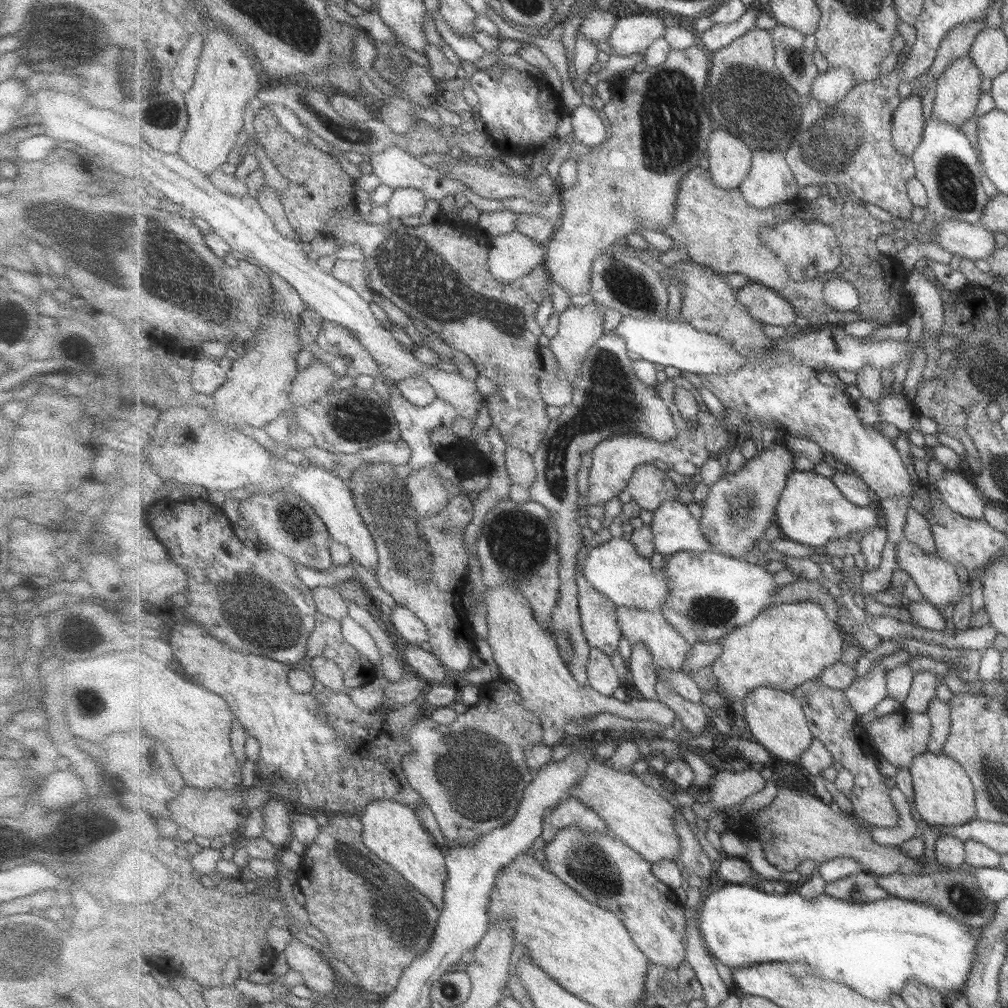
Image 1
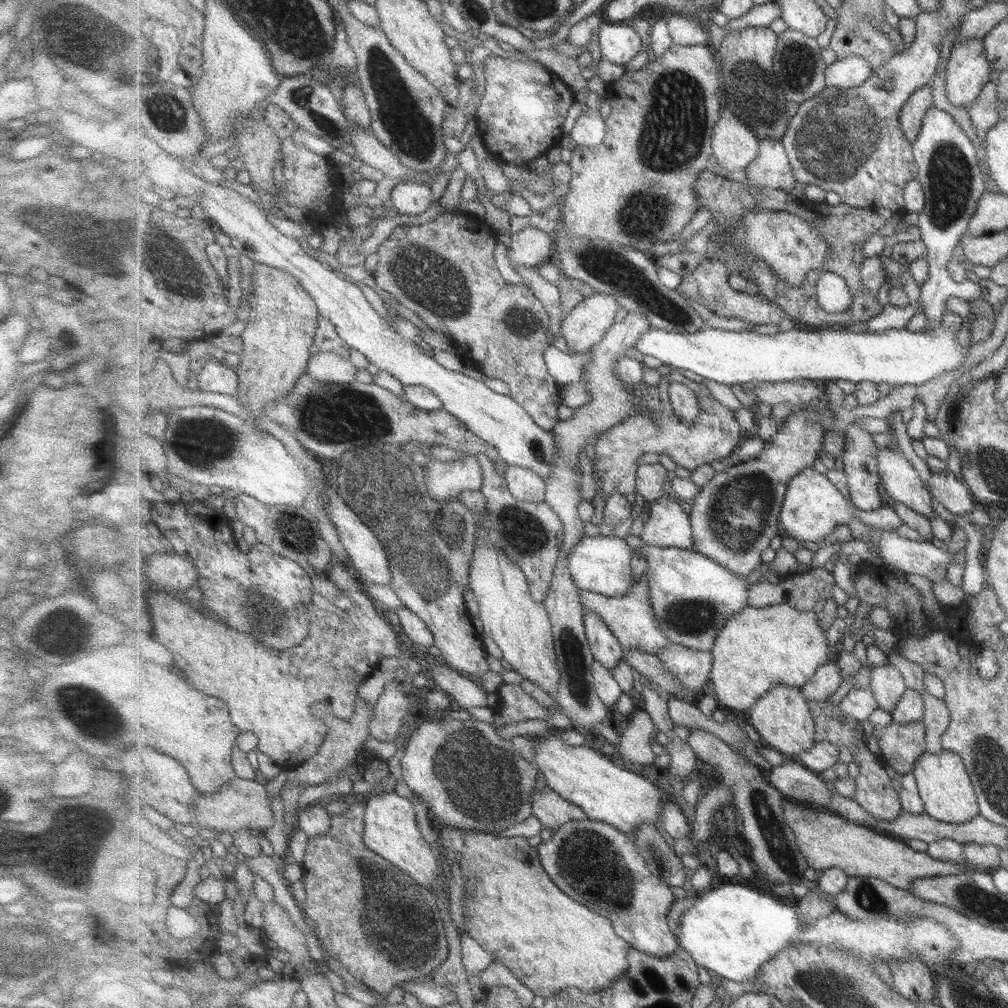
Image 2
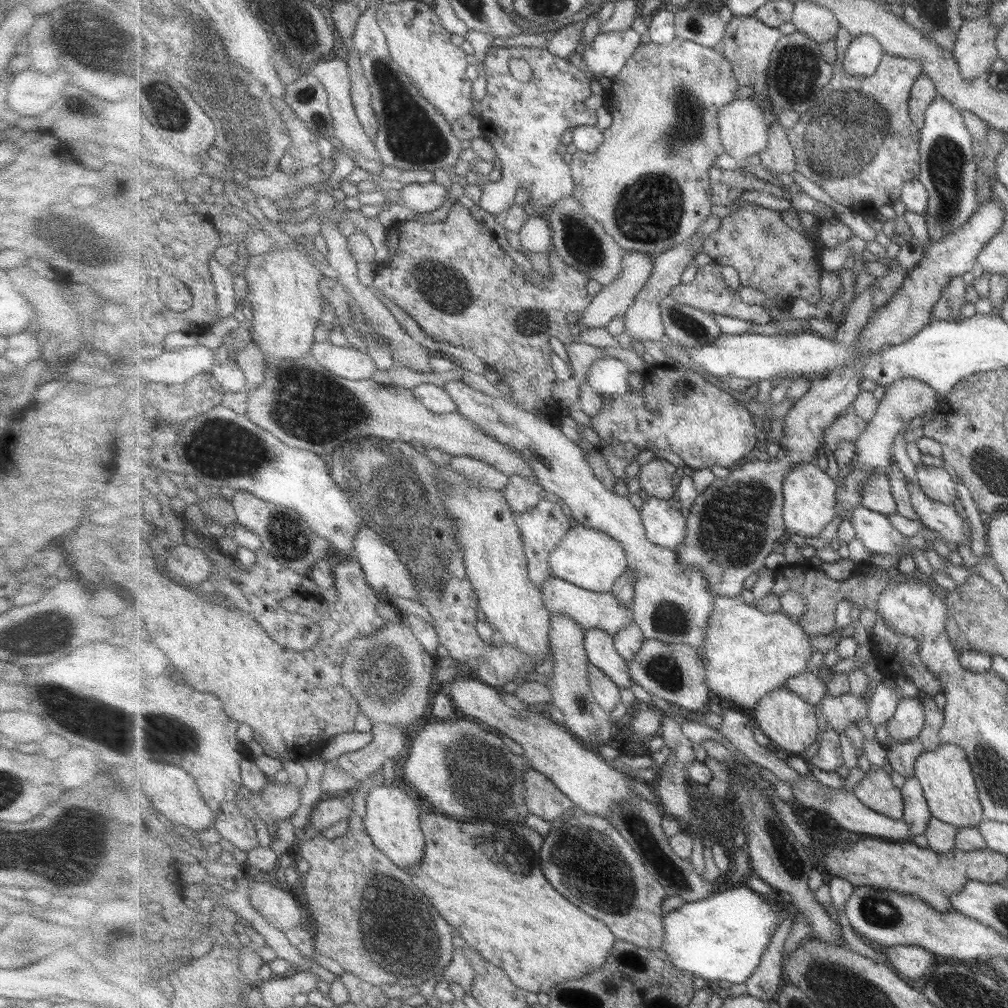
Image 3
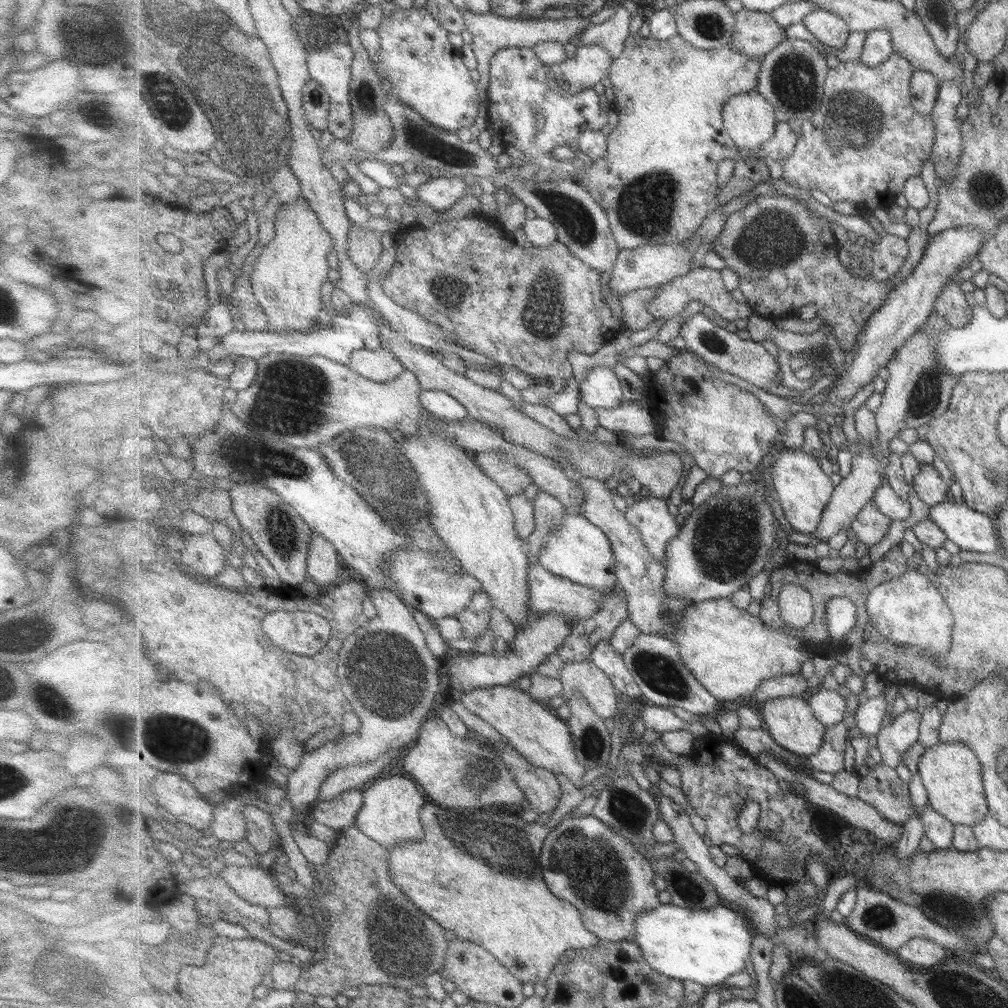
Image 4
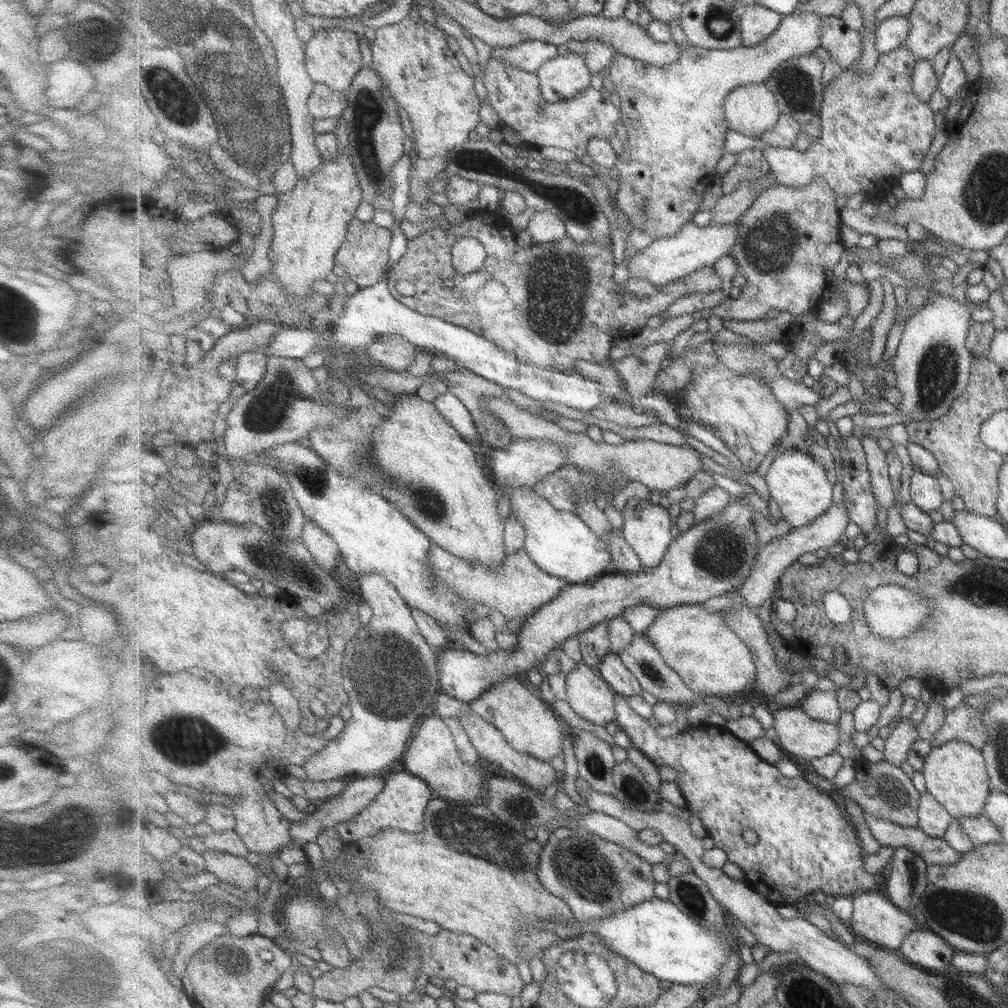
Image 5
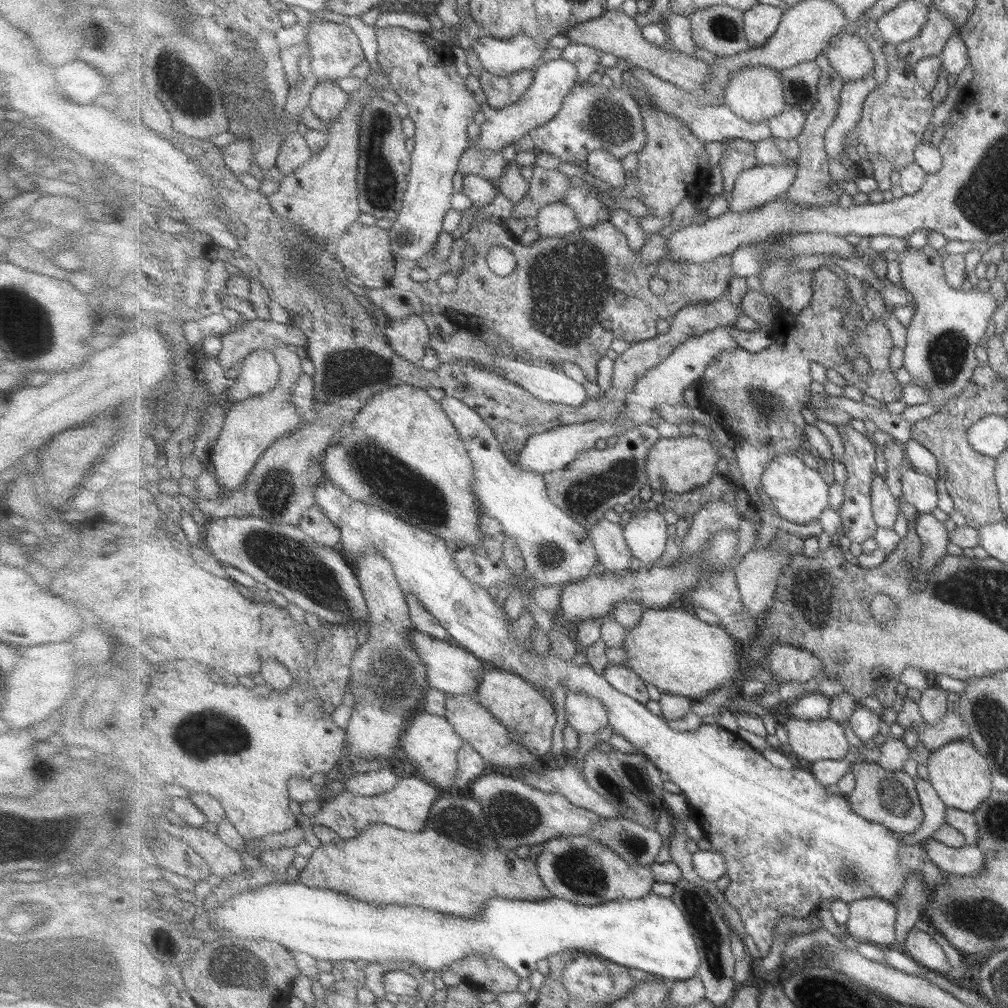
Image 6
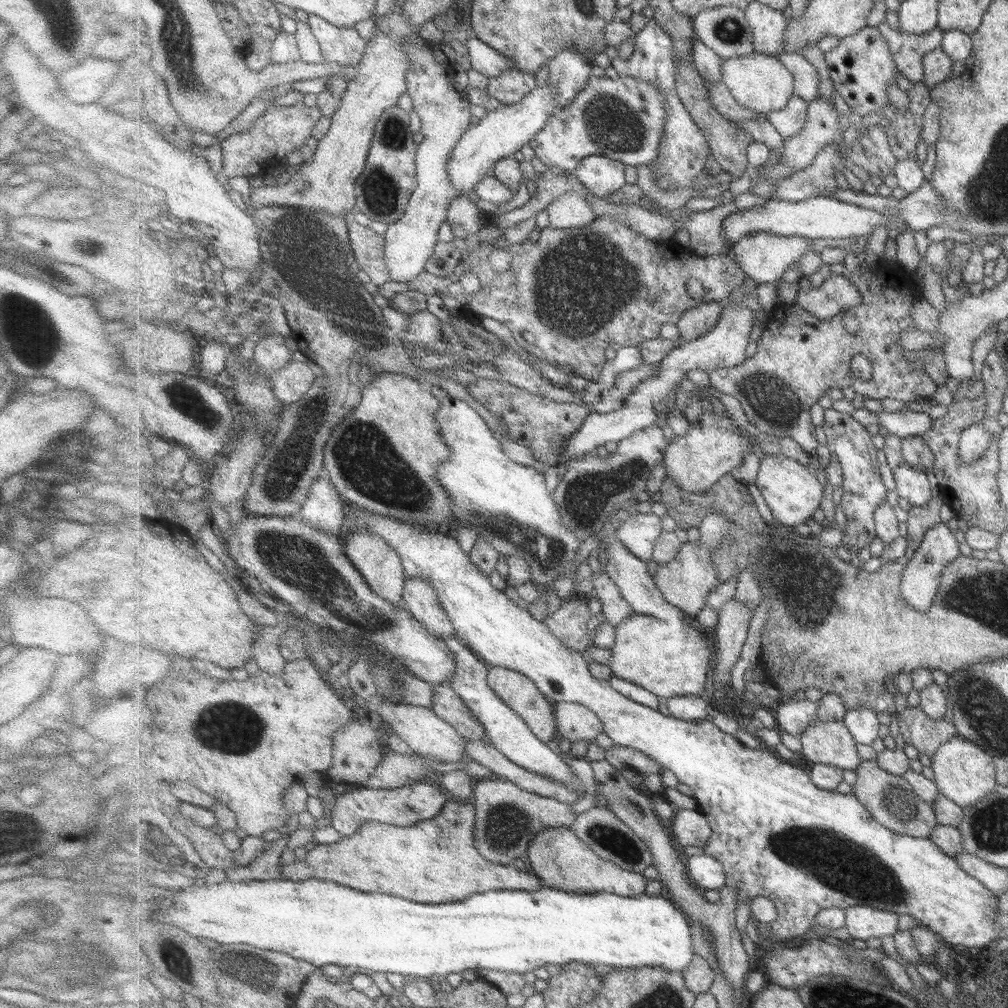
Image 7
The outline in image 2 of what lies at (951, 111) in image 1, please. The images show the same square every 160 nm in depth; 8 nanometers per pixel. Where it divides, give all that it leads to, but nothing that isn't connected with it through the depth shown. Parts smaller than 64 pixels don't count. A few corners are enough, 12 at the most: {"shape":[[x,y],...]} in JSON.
{"shape":[[983,39],[953,44],[945,88],[967,108],[993,72]]}

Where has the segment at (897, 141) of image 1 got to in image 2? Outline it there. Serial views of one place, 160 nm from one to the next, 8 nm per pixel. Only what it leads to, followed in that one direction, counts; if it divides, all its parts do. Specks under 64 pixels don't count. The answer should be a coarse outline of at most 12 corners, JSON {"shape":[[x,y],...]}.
{"shape":[[930,85],[916,90],[903,107],[903,132],[914,143],[933,107]]}

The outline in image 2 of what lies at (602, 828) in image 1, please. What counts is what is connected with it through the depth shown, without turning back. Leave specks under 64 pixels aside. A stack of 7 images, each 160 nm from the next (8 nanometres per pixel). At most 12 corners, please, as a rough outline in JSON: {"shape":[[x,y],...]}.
{"shape":[[545,785],[532,814],[552,832],[589,819],[582,807]]}

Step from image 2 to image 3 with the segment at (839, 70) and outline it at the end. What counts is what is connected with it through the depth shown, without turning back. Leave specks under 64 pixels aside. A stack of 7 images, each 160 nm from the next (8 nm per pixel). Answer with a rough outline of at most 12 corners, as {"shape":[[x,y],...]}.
{"shape":[[874,36],[854,37],[843,69],[855,76],[877,72],[885,49]]}

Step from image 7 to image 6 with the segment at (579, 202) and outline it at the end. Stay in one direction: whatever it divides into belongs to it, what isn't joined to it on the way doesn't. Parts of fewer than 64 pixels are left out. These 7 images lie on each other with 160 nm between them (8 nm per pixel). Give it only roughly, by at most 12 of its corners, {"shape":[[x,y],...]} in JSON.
{"shape":[[551,203],[537,215],[540,237],[567,236],[581,229],[574,210]]}

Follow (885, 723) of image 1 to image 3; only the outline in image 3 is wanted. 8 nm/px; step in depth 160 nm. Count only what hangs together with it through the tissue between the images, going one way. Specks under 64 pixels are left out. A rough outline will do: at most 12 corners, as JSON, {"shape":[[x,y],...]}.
{"shape":[[920,738],[887,744],[889,763],[904,778],[915,777],[926,752]]}

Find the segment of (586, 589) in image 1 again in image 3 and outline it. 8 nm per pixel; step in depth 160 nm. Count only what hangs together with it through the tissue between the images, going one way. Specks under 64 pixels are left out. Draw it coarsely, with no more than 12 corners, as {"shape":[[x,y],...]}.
{"shape":[[586,630],[590,664],[621,688],[631,688],[629,662],[614,635]]}

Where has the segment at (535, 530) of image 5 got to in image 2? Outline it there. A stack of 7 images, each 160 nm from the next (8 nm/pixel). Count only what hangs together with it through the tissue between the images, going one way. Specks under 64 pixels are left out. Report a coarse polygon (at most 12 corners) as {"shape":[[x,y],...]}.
{"shape":[[588,536],[569,556],[575,584],[620,597],[637,584],[624,538]]}

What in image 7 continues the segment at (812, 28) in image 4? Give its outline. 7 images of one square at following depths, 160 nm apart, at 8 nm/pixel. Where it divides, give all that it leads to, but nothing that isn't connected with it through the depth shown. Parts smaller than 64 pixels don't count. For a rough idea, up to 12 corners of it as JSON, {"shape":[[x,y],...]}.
{"shape":[[878,26],[825,55],[835,89],[858,117],[891,106],[900,70]]}

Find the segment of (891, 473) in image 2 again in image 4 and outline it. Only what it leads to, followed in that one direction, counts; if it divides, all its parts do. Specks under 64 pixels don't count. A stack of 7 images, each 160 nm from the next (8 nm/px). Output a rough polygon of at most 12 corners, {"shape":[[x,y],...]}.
{"shape":[[946,501],[929,517],[963,550],[998,552],[995,522]]}

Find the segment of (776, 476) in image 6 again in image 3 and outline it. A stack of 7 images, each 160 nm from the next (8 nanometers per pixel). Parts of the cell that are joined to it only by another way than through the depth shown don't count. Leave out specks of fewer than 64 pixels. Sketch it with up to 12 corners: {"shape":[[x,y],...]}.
{"shape":[[801,463],[784,480],[788,534],[817,537],[838,516],[837,481]]}

